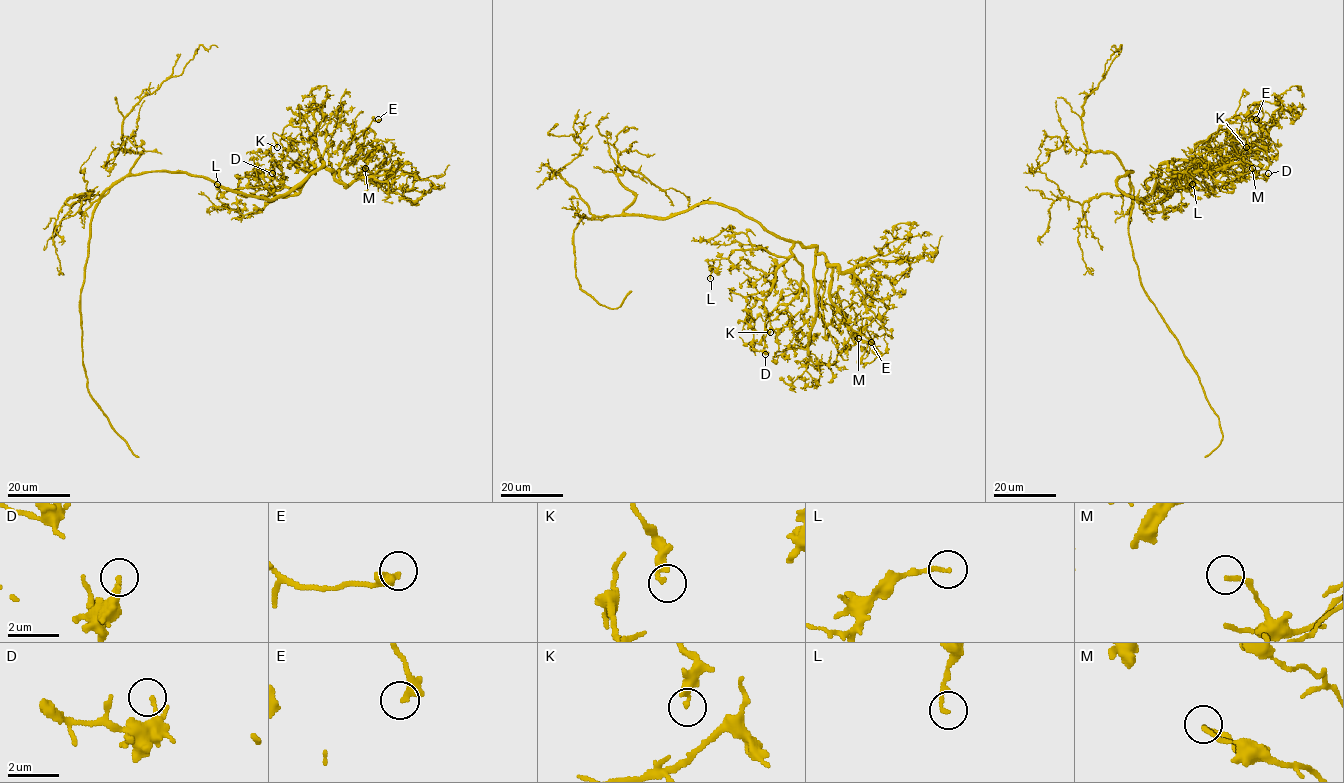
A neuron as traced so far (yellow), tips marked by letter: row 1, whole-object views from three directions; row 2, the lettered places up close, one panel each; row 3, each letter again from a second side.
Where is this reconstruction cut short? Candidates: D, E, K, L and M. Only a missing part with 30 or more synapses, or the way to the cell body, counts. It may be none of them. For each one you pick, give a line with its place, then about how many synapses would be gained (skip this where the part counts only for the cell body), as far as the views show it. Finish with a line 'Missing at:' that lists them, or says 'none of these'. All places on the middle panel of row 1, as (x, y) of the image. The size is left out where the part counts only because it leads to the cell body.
Missing at: none of these

